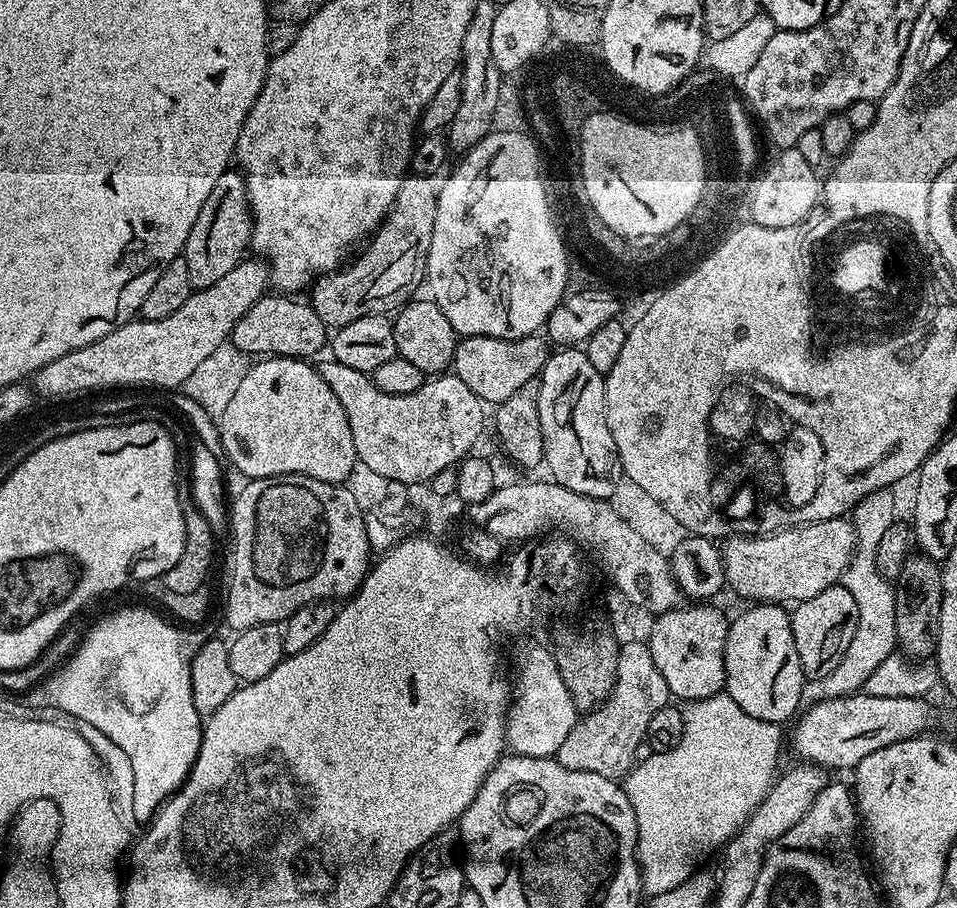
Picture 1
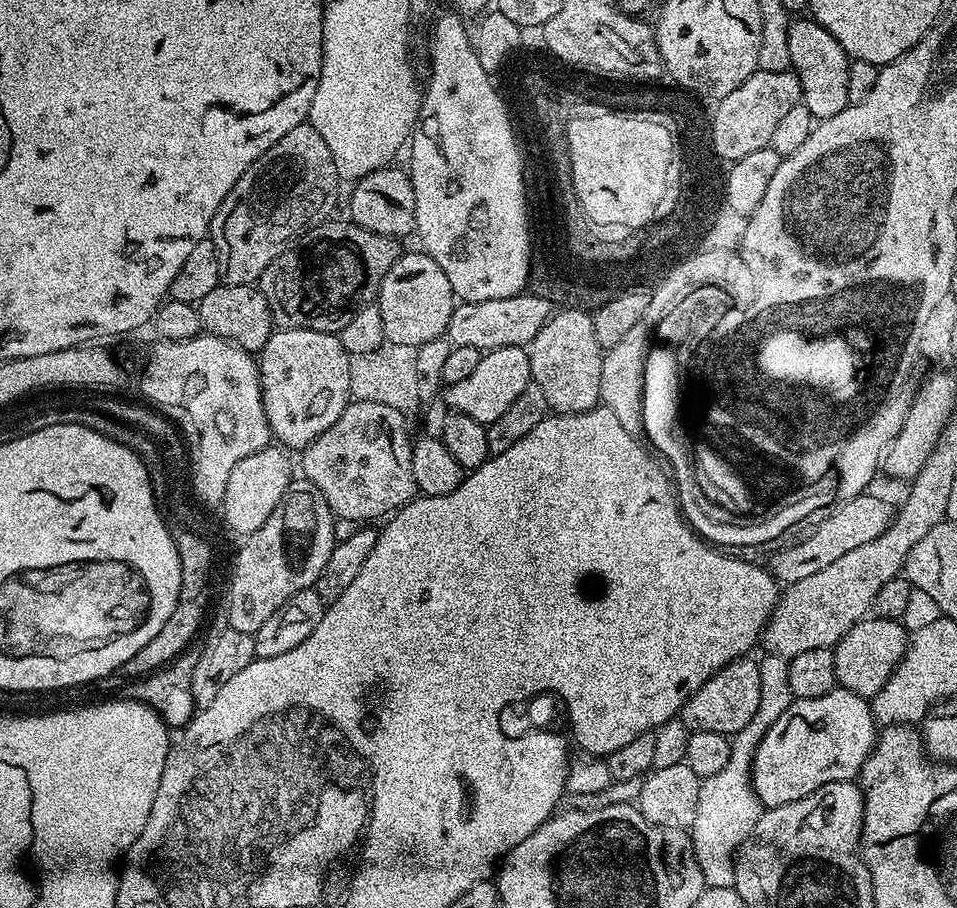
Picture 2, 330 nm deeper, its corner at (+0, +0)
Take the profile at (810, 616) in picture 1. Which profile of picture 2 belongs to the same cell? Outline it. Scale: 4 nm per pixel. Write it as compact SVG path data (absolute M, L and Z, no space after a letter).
M879 618L859 620L836 643L832 653L837 685L865 698L876 696L882 690L882 686L886 686L886 682L892 677L892 671L899 666L908 648L909 639L908 629L899 620Z

